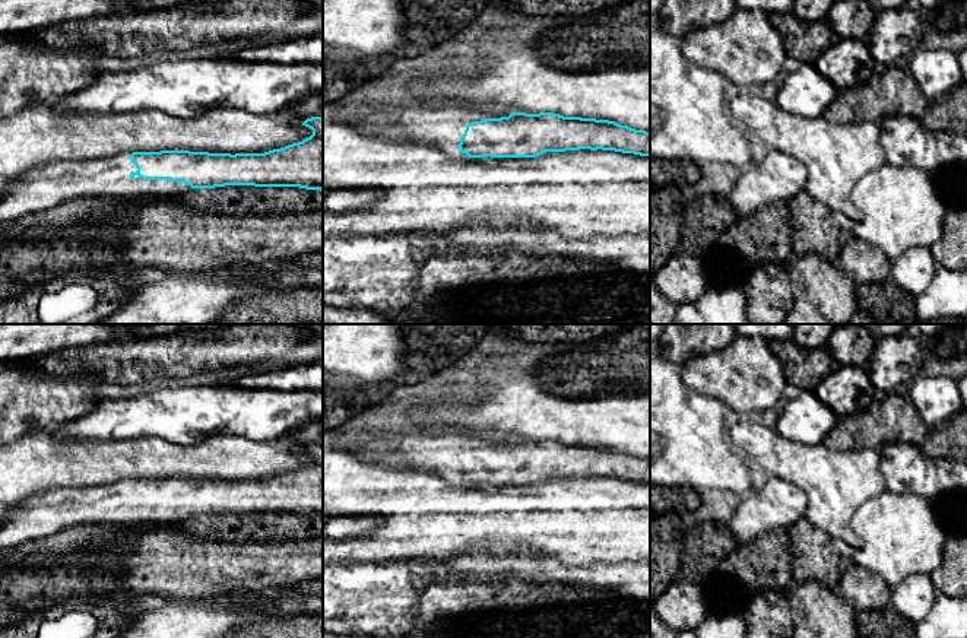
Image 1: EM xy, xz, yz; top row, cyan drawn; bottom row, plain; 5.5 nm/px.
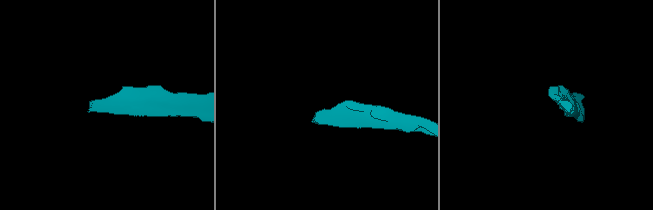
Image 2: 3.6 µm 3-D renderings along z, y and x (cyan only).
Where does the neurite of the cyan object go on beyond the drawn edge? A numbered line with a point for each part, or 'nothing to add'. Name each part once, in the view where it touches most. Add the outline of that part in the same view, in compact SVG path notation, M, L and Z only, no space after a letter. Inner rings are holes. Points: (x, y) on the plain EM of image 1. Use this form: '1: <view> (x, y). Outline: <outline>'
1: xy (44, 514). Outline: M131 480L35 493L0 526L0 550L50 537L69 527L178 524L193 517L171 507L143 507L139 502L131 507L130 499L137 498L129 485Z

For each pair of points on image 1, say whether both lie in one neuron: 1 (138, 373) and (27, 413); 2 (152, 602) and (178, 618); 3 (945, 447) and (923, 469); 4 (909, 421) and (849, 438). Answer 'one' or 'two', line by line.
1: two
2: two
3: two
4: one

